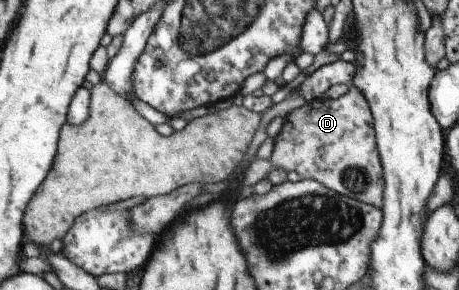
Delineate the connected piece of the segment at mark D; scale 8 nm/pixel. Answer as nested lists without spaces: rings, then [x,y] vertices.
[[[349,85],[336,99],[320,98],[305,102],[283,117],[267,160],[254,157],[247,163],[242,184],[254,185],[268,172],[280,167],[295,171],[301,179],[313,179],[332,192],[380,208],[383,203],[382,168],[377,152],[373,119],[362,93]]]

